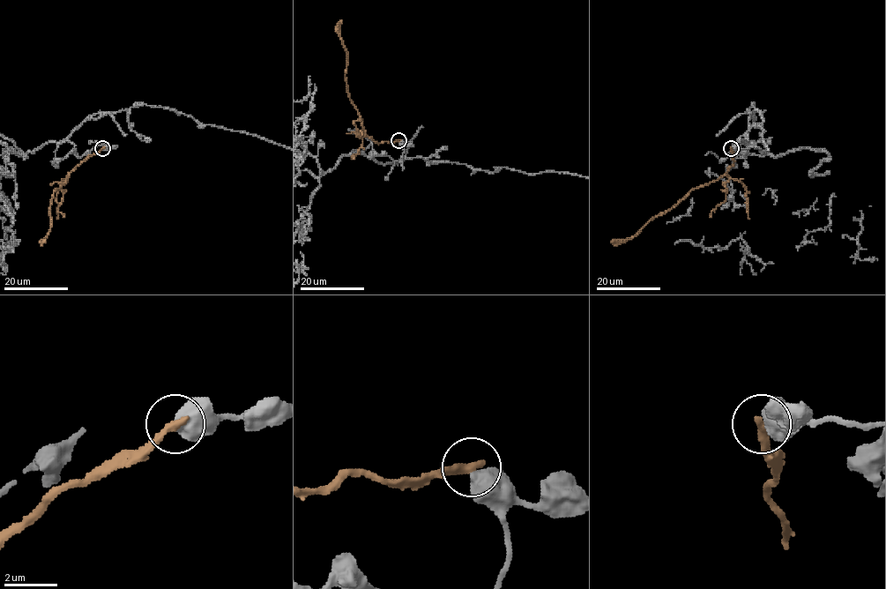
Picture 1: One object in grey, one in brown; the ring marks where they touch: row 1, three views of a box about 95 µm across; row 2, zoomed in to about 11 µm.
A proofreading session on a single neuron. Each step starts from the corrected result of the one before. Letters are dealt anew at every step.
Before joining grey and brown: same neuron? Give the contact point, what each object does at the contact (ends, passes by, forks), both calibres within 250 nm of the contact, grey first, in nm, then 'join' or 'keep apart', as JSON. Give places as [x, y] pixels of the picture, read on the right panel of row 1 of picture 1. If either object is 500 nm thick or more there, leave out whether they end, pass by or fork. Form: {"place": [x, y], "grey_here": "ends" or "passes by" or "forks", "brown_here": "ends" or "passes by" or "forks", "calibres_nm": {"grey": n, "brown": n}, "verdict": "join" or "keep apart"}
{"place": [731, 148], "calibres_nm": {"grey": 600, "brown": 320}, "verdict": "keep apart"}

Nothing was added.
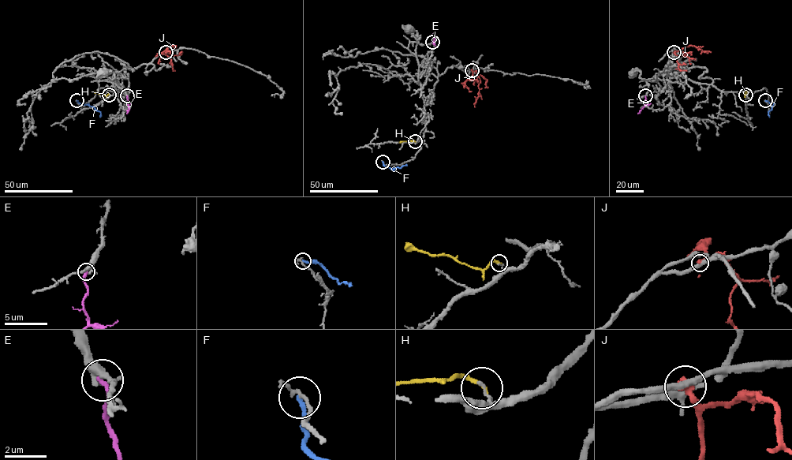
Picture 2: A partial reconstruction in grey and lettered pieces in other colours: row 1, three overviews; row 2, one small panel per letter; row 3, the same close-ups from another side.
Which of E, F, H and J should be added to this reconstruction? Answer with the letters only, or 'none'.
none

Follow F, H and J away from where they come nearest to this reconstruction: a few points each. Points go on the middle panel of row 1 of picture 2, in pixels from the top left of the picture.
F: (382, 161), (384, 166), (391, 169), (405, 165)
H: (415, 141), (400, 143)
J: (472, 70), (473, 80), (479, 84), (475, 107)

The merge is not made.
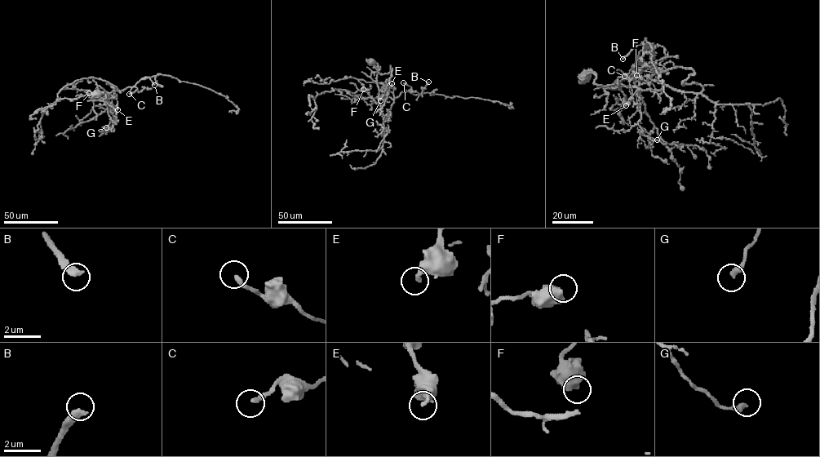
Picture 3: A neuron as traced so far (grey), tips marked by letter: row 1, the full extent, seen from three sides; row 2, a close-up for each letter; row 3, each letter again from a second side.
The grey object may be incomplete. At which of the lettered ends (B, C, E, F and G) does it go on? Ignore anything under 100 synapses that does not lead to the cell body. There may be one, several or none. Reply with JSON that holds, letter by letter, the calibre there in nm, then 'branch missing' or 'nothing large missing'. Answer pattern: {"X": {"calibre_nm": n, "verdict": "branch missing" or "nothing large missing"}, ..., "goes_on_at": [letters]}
{"B": {"calibre_nm": 380, "verdict": "branch missing"}, "C": {"calibre_nm": 200, "verdict": "nothing large missing"}, "E": {"calibre_nm": 320, "verdict": "nothing large missing"}, "F": {"calibre_nm": 600, "verdict": "nothing large missing"}, "G": {"calibre_nm": 280, "verdict": "nothing large missing"}, "goes_on_at": ["B"]}

